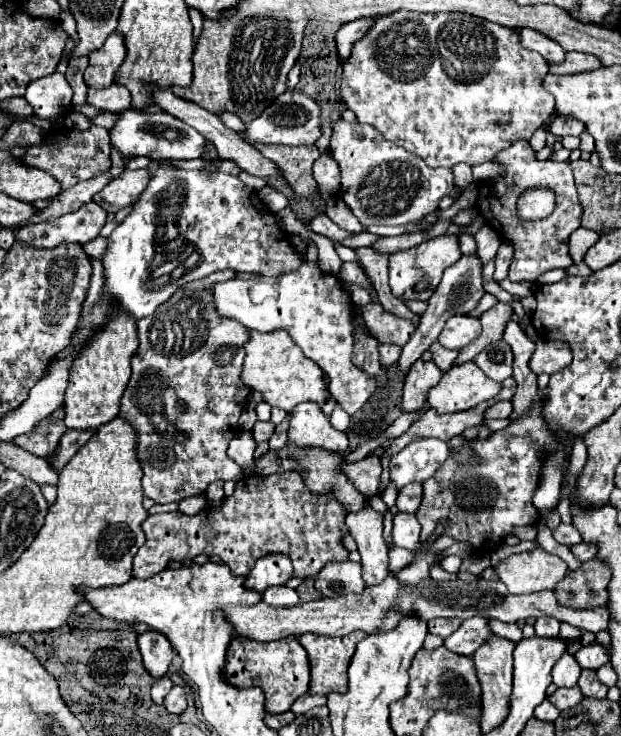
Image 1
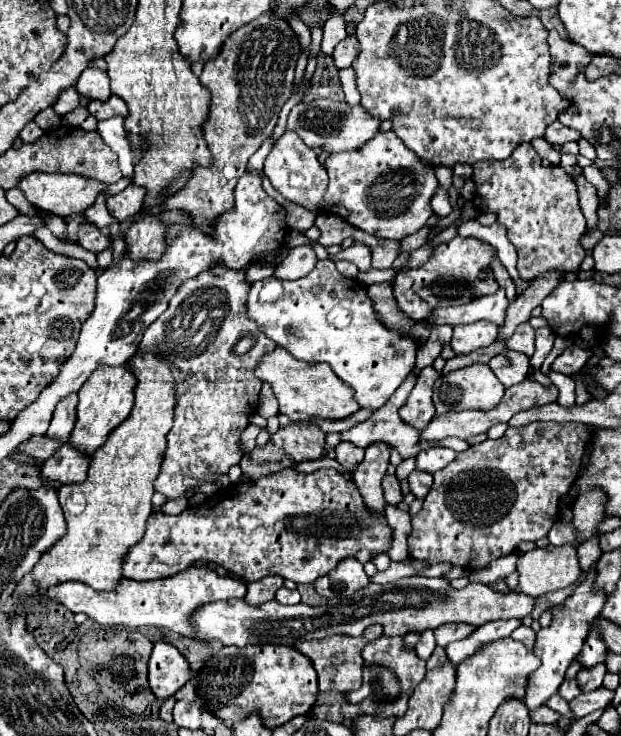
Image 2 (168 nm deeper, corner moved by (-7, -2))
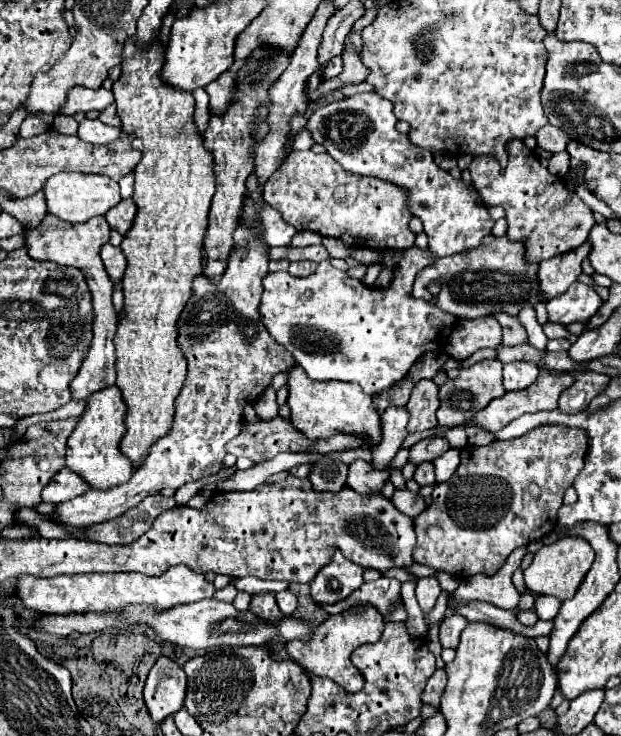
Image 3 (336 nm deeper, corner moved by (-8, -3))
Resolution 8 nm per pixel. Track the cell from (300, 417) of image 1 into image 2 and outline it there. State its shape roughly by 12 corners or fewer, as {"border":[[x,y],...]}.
{"border":[[352,443],[336,447],[336,459],[348,471],[364,459],[364,449]]}

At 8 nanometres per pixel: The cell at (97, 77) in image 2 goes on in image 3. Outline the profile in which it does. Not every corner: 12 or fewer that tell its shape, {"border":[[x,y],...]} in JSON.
{"border":[[73,88],[61,114],[105,110],[113,94],[105,88]]}

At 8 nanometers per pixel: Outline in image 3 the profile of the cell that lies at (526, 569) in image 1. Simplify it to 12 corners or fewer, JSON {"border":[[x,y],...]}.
{"border":[[581,538],[535,552],[529,590],[571,598],[595,552]]}

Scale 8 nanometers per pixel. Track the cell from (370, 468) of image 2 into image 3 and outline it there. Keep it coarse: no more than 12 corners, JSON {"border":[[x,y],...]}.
{"border":[[389,406],[381,442],[371,448],[371,466],[387,470],[407,438],[409,414]]}

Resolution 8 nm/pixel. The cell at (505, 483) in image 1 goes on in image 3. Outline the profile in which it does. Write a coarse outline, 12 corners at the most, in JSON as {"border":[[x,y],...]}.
{"border":[[587,432],[465,446],[413,560],[493,576],[553,532]]}

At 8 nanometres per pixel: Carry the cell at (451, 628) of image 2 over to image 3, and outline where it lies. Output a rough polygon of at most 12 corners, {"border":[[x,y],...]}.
{"border":[[455,614],[441,622],[439,640],[443,648],[457,648],[469,620]]}

